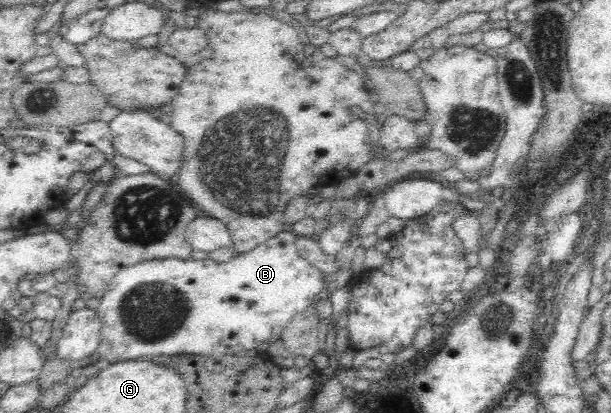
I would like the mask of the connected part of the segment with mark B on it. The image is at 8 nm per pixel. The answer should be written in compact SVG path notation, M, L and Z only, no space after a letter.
M287 228L282 229L281 232L275 234L272 238L261 242L248 252L234 255L229 262L216 263L212 260L176 260L174 257L158 258L150 261L140 262L133 266L126 266L114 275L110 281L104 296L100 298L100 304L95 308L97 315L102 321L101 339L99 347L97 348L98 360L96 365L100 368L108 366L123 360L144 359L147 356L166 356L166 354L199 354L199 356L217 356L224 354L241 355L245 354L247 350L256 348L260 342L267 342L272 346L274 342L281 338L284 327L293 316L302 312L312 304L314 297L320 295L322 290L325 290L324 273L311 266L304 258L297 252L295 235Z

